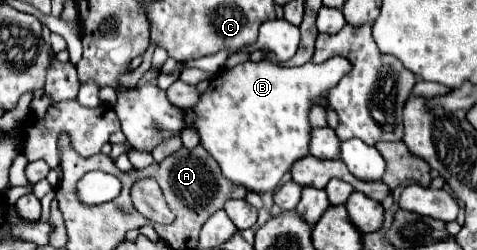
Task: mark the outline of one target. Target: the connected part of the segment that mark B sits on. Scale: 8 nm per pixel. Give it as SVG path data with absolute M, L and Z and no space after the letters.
M340 55L324 63L310 61L300 67L282 67L268 59L258 63L244 61L212 77L192 109L172 105L158 85L146 83L142 87L122 89L114 111L134 151L152 153L166 139L180 137L182 129L192 127L200 135L200 145L214 155L226 179L262 195L274 191L292 163L308 155L312 131L308 119L310 109L316 105L316 99L326 99L328 91L350 69L352 61Z

